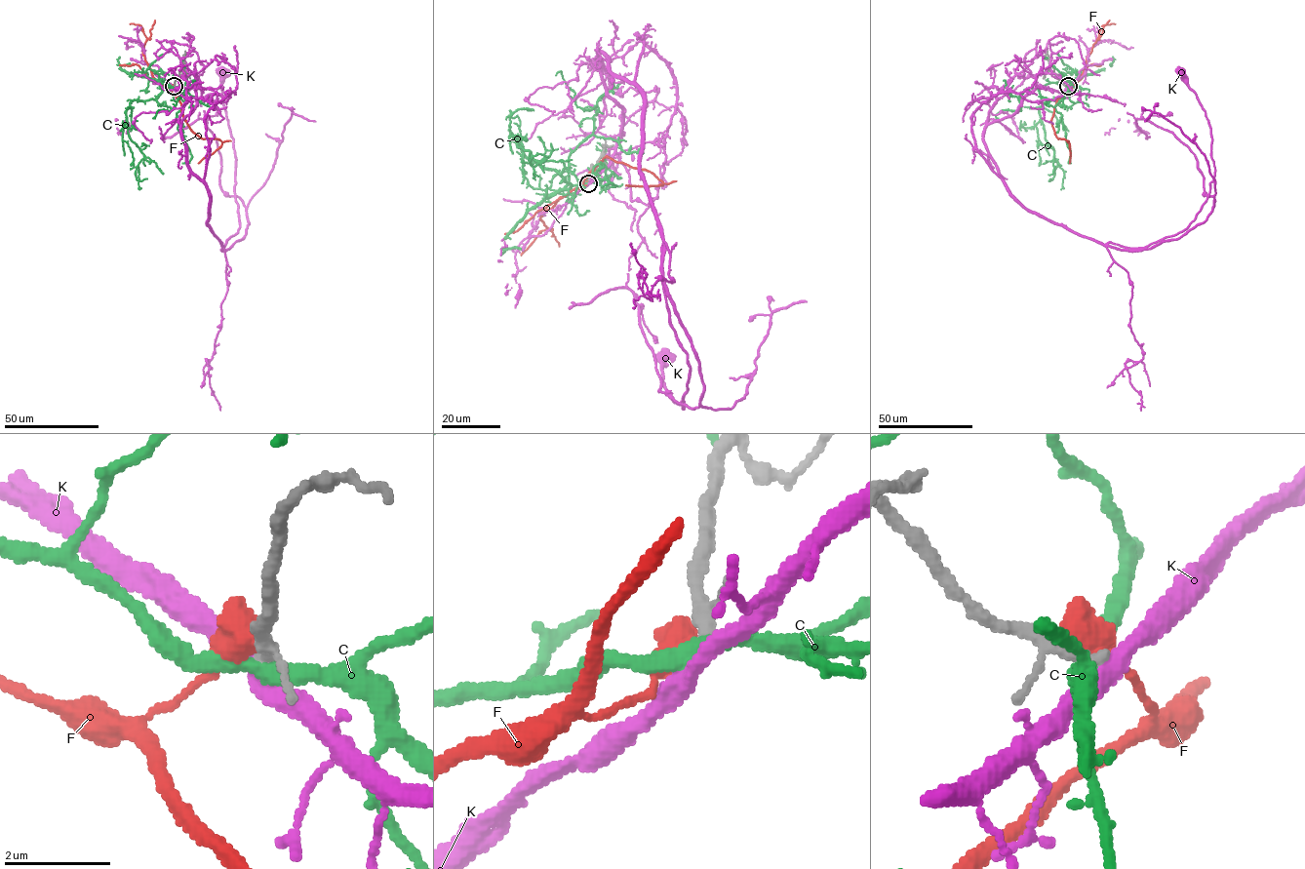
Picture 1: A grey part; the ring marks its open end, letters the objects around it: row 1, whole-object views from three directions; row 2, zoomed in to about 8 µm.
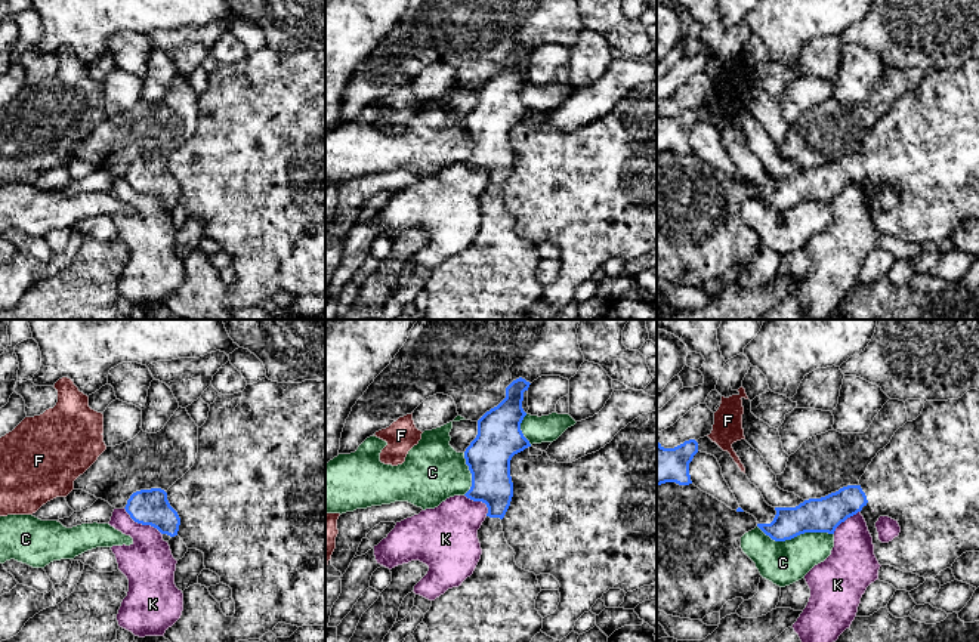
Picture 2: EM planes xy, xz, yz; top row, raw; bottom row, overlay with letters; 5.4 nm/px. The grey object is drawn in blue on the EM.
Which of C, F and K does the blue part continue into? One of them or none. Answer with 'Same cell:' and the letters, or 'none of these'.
Same cell: none of these

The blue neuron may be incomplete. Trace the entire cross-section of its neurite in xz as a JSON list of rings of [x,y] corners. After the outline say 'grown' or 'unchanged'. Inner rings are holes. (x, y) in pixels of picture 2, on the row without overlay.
[[[519,46],[506,56],[506,67],[478,89],[478,104],[464,120],[472,142],[472,155],[464,164],[488,176],[478,198],[482,223],[470,246],[432,269],[423,287],[429,303],[420,320],[528,320],[532,306],[543,297],[543,285],[535,278],[541,260],[537,244],[516,234],[516,222],[507,213],[501,194],[513,166],[510,129],[531,115],[521,99],[526,84],[522,77],[524,61],[529,53]]]; grown

